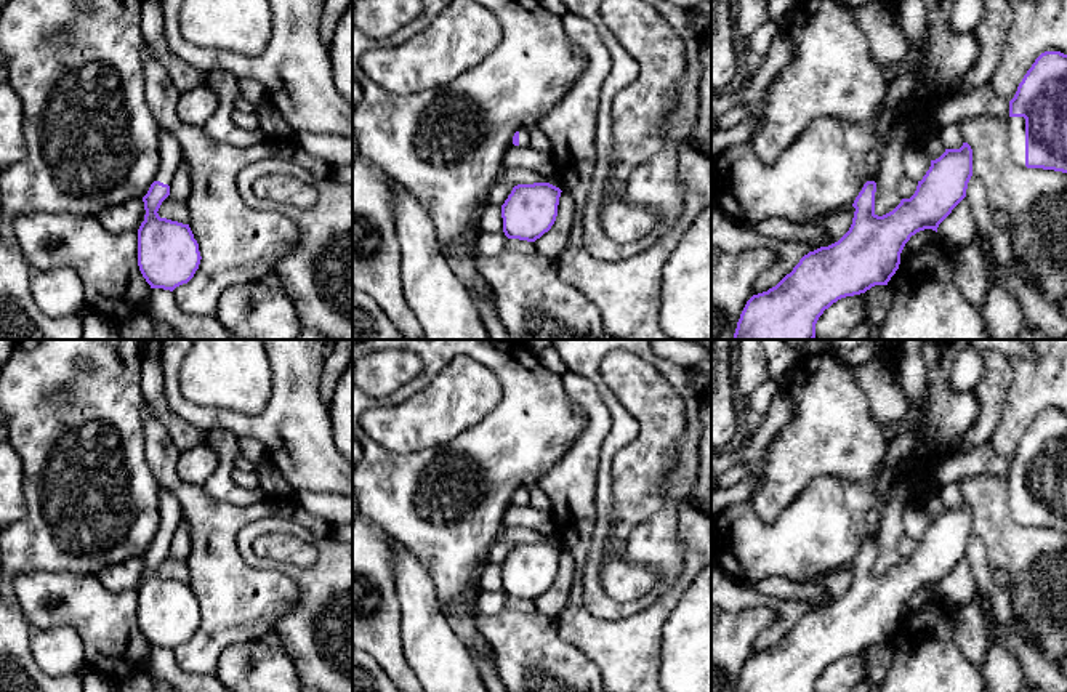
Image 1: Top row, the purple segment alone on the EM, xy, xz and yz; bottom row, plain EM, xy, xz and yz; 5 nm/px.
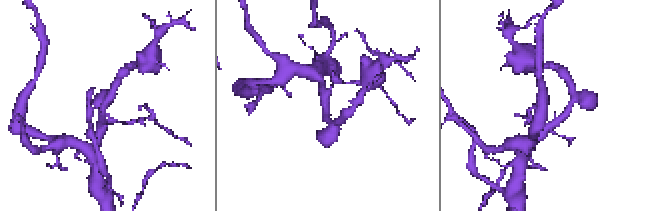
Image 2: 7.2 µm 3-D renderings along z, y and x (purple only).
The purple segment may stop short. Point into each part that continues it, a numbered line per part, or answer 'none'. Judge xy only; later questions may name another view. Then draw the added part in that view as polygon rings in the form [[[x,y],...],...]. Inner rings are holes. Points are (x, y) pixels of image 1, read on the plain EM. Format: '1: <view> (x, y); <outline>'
1: xy (170, 511); [[[160,487],[160,527],[157,530],[155,540],[170,545],[181,521],[183,514],[179,501],[173,497],[171,492]]]

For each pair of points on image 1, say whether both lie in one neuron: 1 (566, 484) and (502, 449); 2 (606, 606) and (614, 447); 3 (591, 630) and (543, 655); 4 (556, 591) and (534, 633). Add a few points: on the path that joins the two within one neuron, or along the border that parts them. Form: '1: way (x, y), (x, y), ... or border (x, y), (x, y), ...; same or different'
1: border (569, 446), (535, 482); different
2: way (593, 566), (596, 543), (604, 523), (604, 487); same
3: border (555, 617), (558, 633), (596, 667); different
4: border (535, 609), (555, 617); different

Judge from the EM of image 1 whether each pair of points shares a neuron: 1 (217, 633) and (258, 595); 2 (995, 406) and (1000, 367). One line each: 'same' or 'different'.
1: same
2: same

